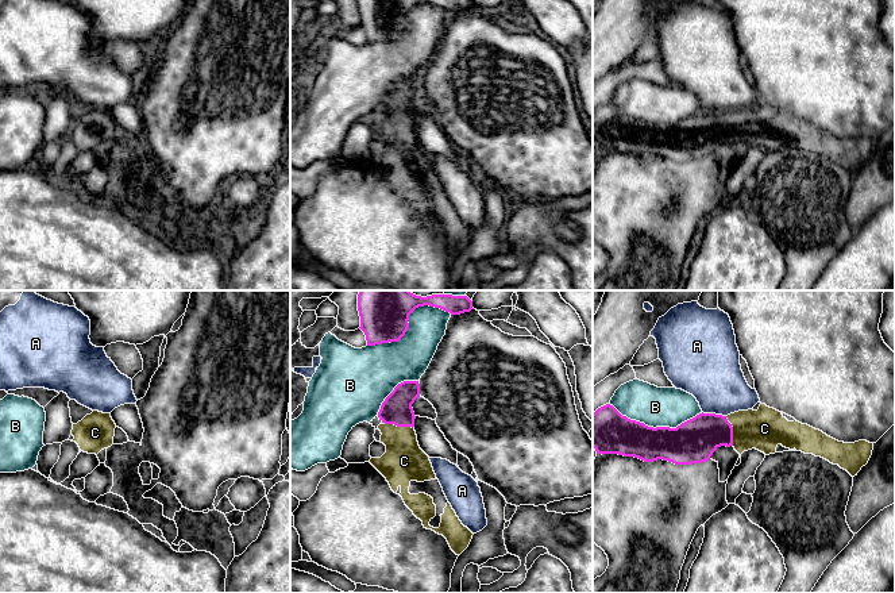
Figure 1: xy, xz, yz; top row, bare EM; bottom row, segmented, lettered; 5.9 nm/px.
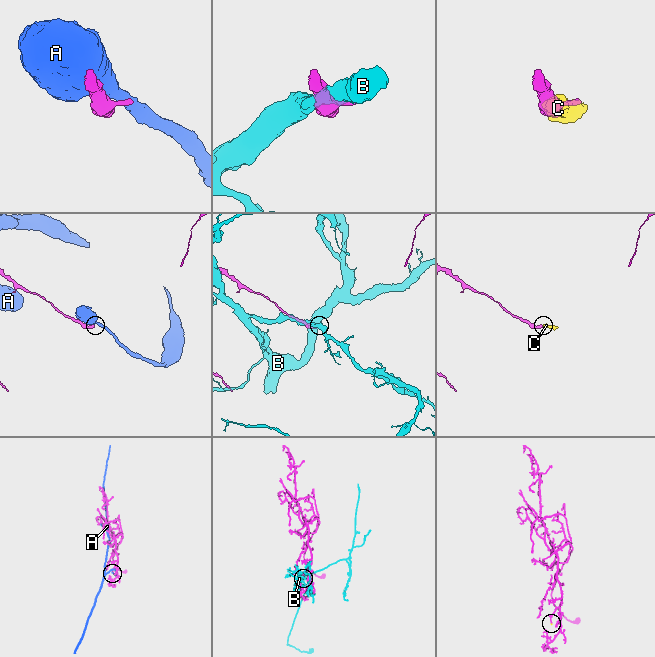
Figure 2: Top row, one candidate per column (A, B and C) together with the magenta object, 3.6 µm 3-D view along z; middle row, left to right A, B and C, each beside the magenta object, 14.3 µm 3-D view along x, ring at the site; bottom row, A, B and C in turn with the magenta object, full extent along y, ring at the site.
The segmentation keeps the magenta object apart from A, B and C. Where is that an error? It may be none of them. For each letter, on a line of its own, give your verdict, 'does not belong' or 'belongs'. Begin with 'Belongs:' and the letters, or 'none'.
Belongs: C
A: does not belong
B: does not belong
C: belongs

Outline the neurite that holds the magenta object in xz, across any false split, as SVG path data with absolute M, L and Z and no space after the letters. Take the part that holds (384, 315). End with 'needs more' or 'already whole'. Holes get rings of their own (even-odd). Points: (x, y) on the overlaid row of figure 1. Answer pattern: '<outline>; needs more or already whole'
M359 290L358 311L360 330L367 346L398 342L409 328L409 315L418 307L440 308L451 315L470 312L472 301L467 296L416 296L409 290Z; already whole

